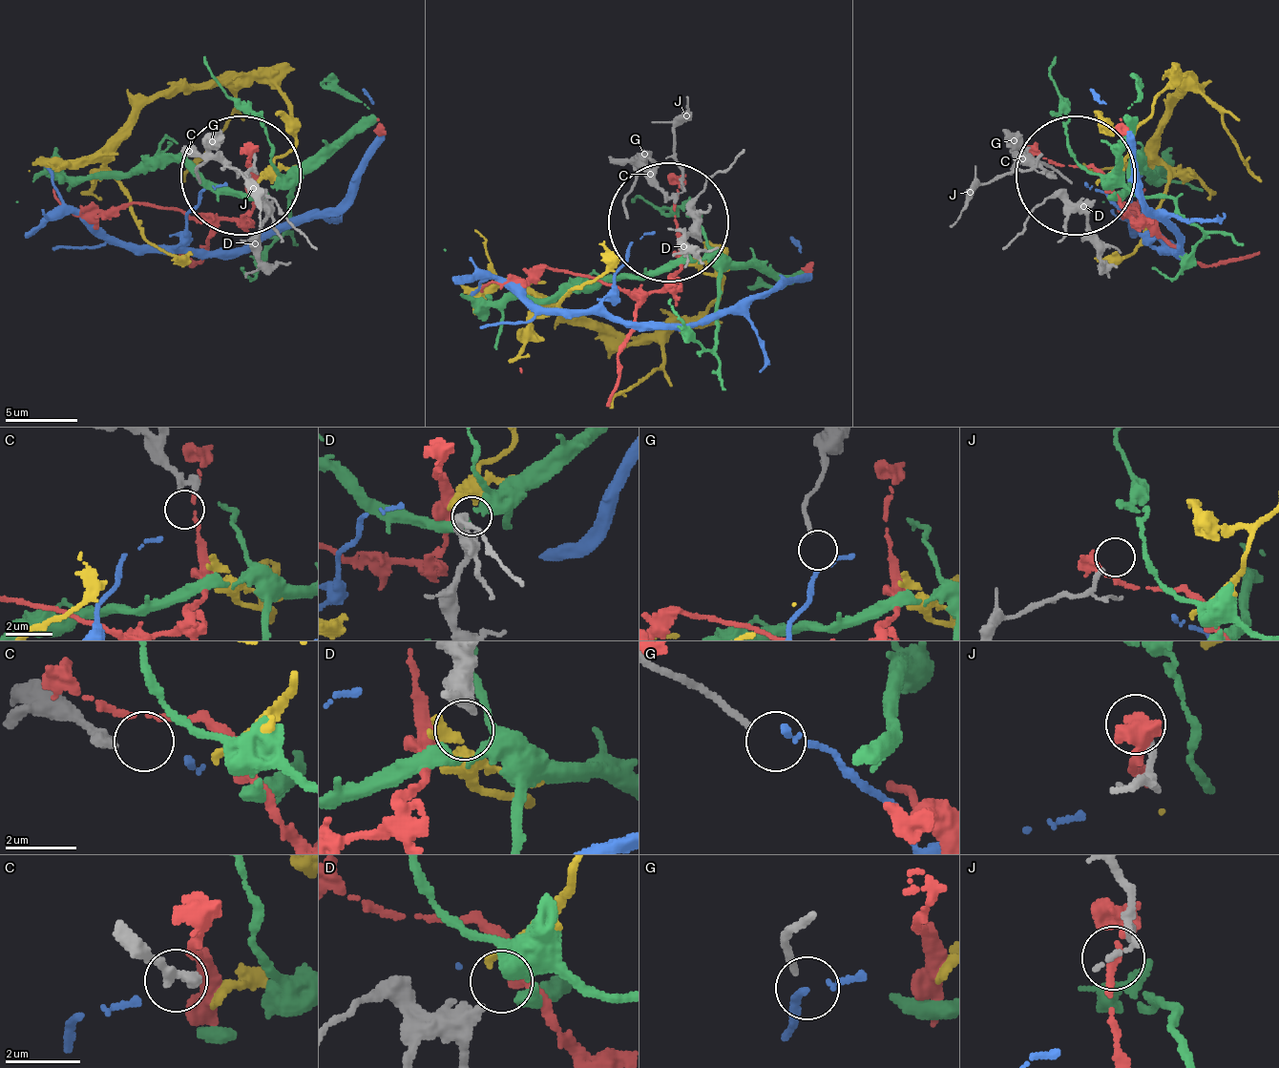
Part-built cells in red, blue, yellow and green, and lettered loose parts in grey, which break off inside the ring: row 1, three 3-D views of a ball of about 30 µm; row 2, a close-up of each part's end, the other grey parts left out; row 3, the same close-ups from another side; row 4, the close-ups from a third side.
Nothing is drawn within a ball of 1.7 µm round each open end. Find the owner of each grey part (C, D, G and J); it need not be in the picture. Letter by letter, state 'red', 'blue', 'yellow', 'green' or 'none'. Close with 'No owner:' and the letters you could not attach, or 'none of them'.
C: none
D: green
G: blue
J: none
No owner: C, J

